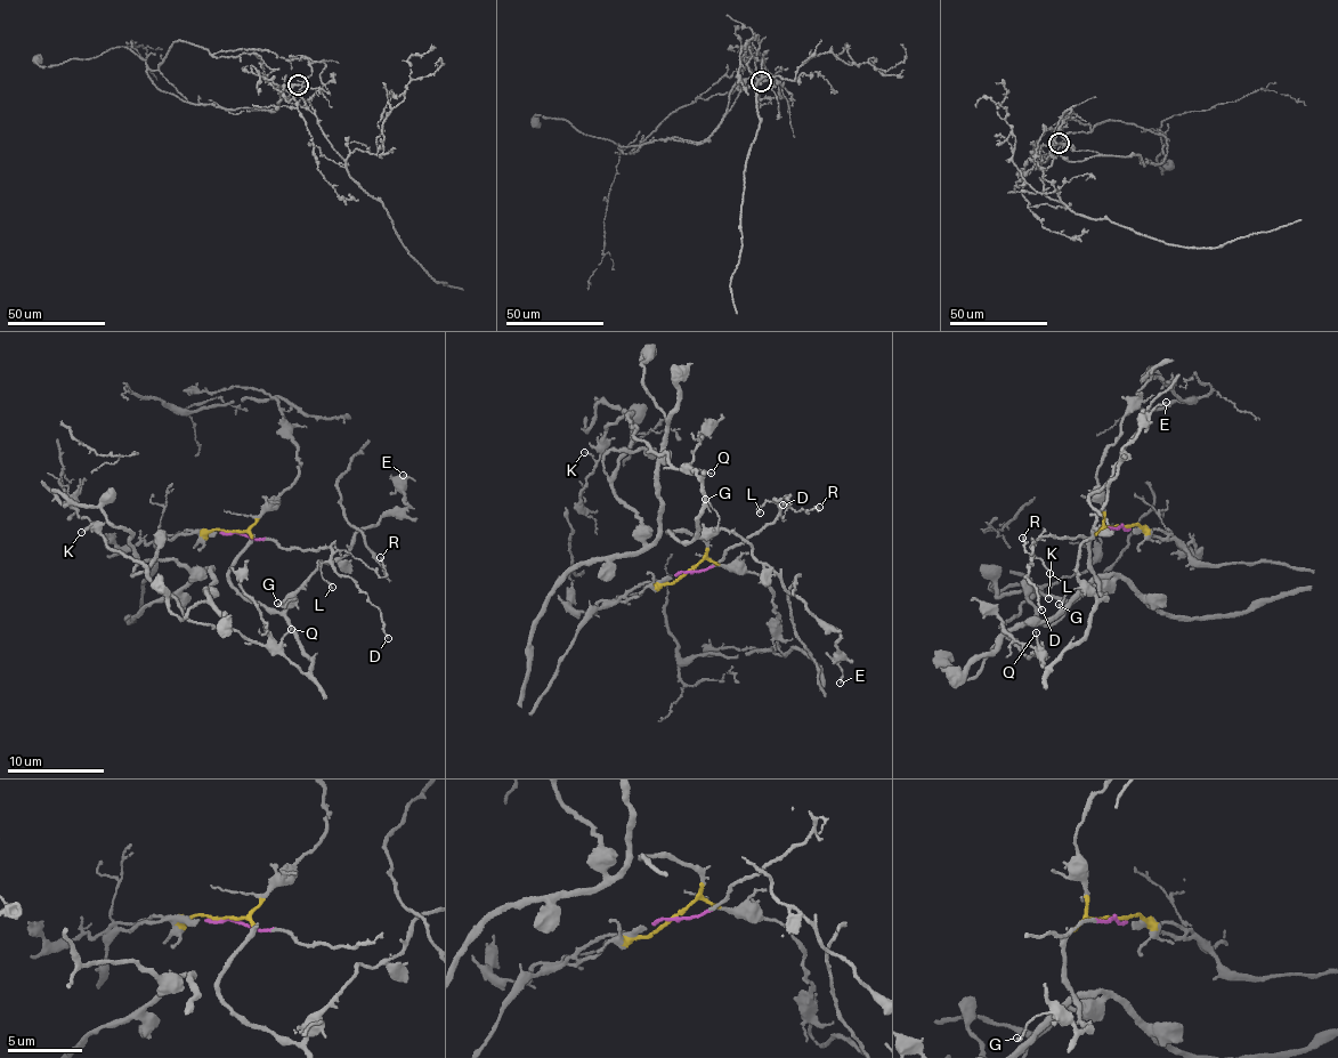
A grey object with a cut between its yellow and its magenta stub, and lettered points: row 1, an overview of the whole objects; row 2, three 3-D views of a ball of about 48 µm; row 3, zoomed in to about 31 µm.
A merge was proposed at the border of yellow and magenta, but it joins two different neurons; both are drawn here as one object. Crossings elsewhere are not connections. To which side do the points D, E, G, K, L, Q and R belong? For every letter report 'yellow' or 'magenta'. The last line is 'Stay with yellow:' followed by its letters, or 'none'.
D: magenta
E: yellow
G: yellow
K: yellow
L: magenta
Q: yellow
R: magenta
Stay with yellow: E, G, K, Q

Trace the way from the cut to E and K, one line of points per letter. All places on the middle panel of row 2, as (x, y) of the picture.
E: (684, 571), (702, 563), (704, 543), (666, 530), (686, 543), (723, 530), (749, 544), (841, 632), (838, 684)
K: (684, 571), (704, 543), (666, 530), (697, 530), (698, 476), (629, 416), (599, 460), (583, 452)

